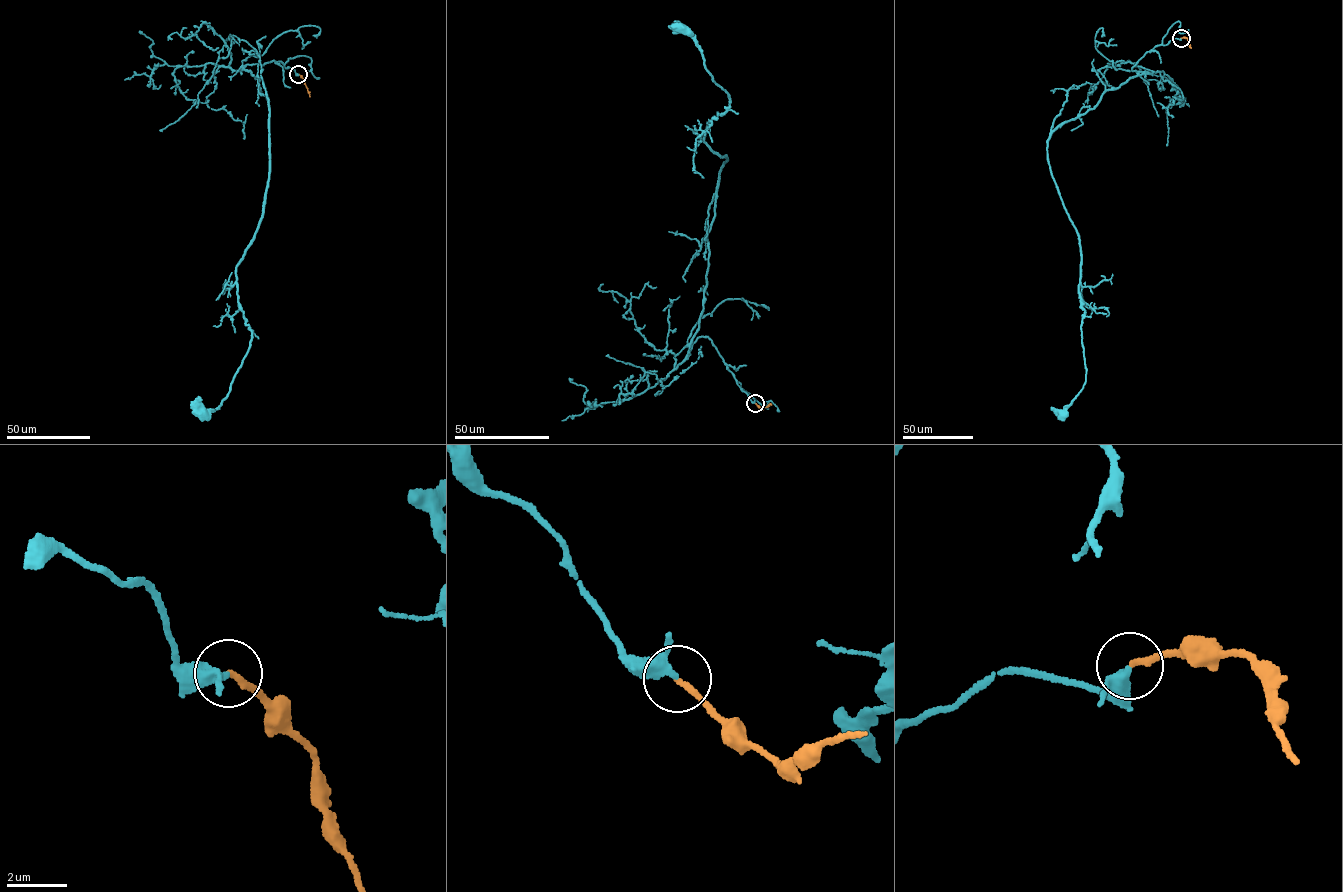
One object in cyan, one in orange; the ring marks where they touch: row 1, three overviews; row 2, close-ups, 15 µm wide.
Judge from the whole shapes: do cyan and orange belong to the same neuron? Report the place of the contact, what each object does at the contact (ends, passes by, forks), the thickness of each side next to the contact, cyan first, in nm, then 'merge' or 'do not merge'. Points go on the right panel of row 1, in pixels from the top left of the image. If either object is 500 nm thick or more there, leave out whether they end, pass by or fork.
place (1181, 38); cyan passes by; orange ends; calibres 280 and 190 nm; merge

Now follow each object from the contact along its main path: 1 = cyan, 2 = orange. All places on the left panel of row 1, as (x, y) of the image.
1: (298, 74), (274, 60), (242, 69), (269, 112), (263, 214), (236, 267), (251, 339), (222, 405), (201, 414)
2: (298, 74), (310, 96)

